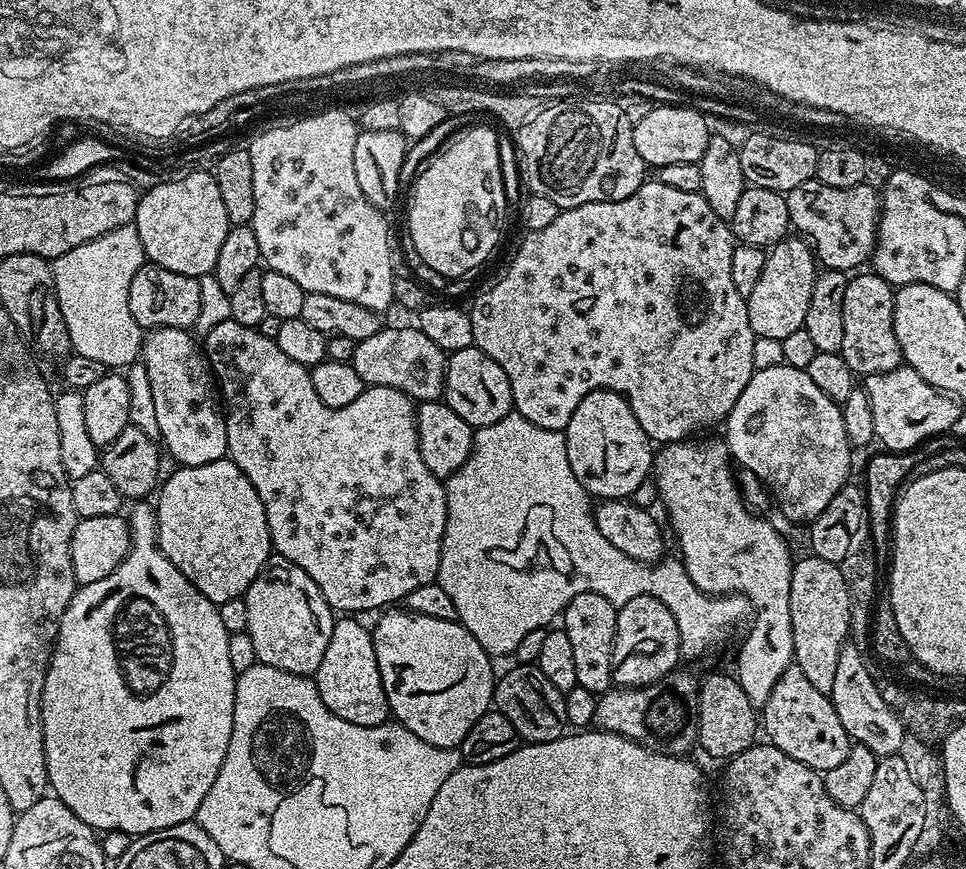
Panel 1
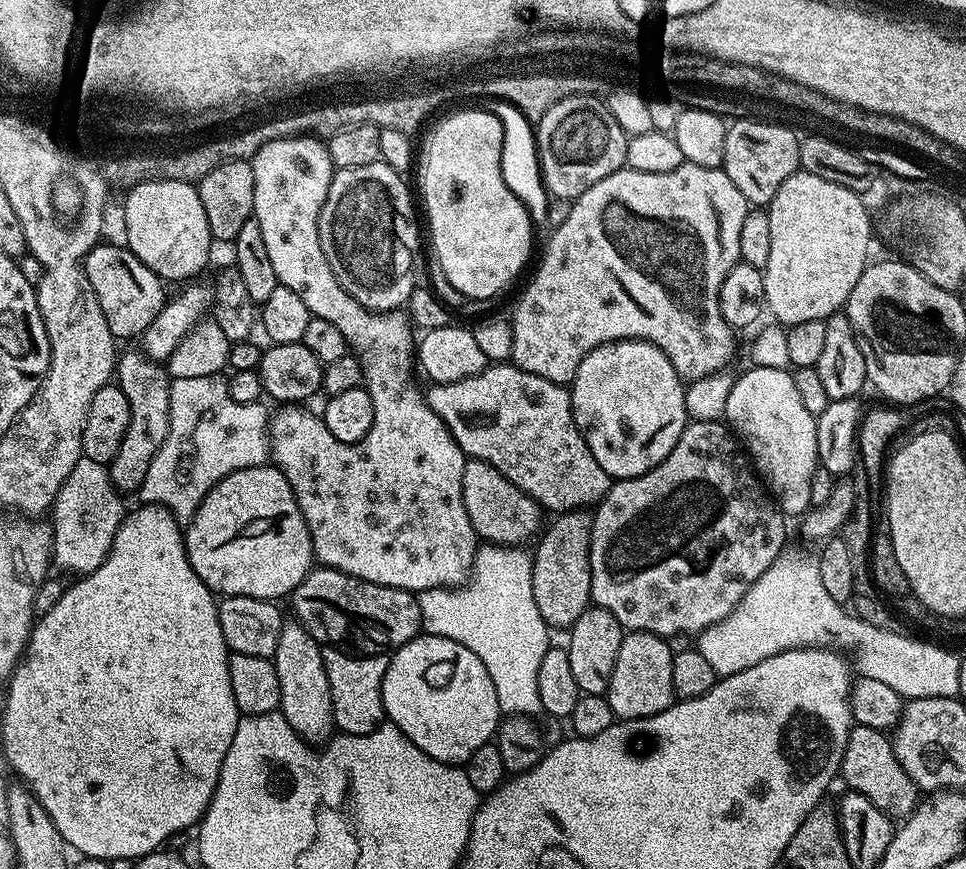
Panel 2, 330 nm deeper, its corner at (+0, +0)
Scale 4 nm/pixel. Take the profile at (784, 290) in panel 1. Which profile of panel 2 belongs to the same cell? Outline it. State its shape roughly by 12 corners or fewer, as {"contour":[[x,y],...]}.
{"contour":[[797,170],[766,211],[771,319],[825,321],[870,263],[861,193]]}

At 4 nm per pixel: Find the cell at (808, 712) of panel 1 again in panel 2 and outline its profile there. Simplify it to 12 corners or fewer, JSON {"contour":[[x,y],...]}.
{"contour":[[849,728],[839,775],[894,818],[918,803],[889,737]]}

